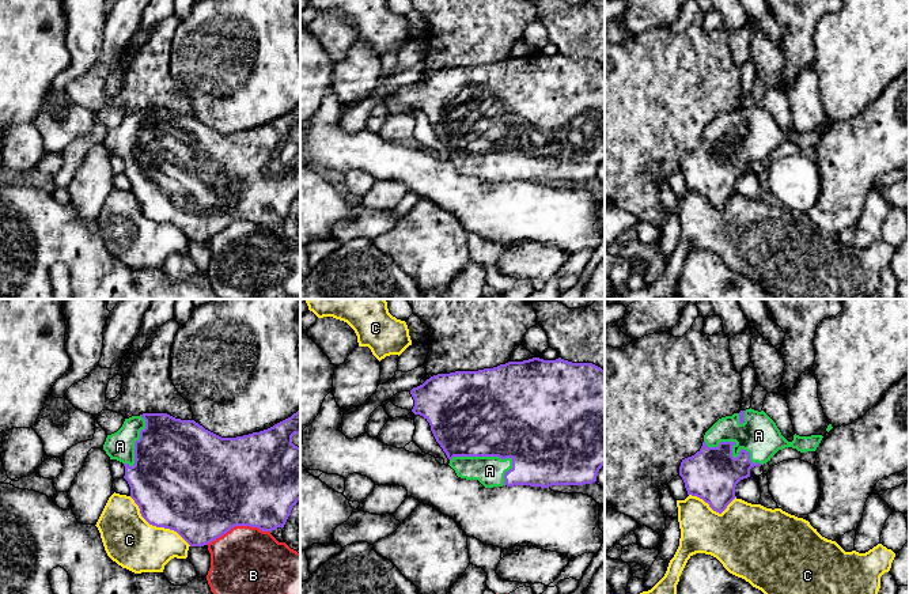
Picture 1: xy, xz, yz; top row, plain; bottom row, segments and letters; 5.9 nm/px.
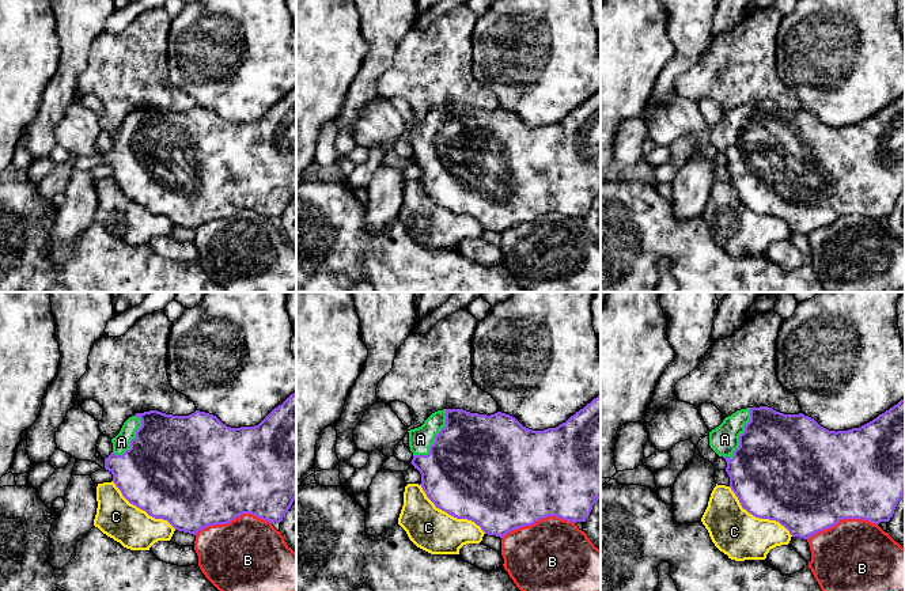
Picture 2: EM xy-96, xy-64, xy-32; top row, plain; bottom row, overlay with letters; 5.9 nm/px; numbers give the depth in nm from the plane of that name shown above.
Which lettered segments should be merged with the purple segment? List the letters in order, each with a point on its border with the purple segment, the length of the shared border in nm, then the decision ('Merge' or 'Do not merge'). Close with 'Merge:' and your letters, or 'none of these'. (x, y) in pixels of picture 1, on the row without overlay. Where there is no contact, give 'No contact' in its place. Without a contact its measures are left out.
A: Touches purple at xz (485, 151). Shared border 380 nm. Merge
B: Touches purple at xy (238, 220). Shared border 380 nm. Do not merge
C: Touches purple at xy (156, 222). Shared border 460 nm. Do not merge
Merge: A

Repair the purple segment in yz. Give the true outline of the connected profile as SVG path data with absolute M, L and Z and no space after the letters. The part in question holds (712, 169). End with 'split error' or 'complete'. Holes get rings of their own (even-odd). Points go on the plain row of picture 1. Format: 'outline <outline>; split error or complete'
outline M750 103L719 114L705 128L701 144L682 155L679 171L688 190L702 194L721 209L736 193L736 179L750 173L751 163L766 159L785 143L815 147L822 133L795 129L788 137L764 106Z; split error

